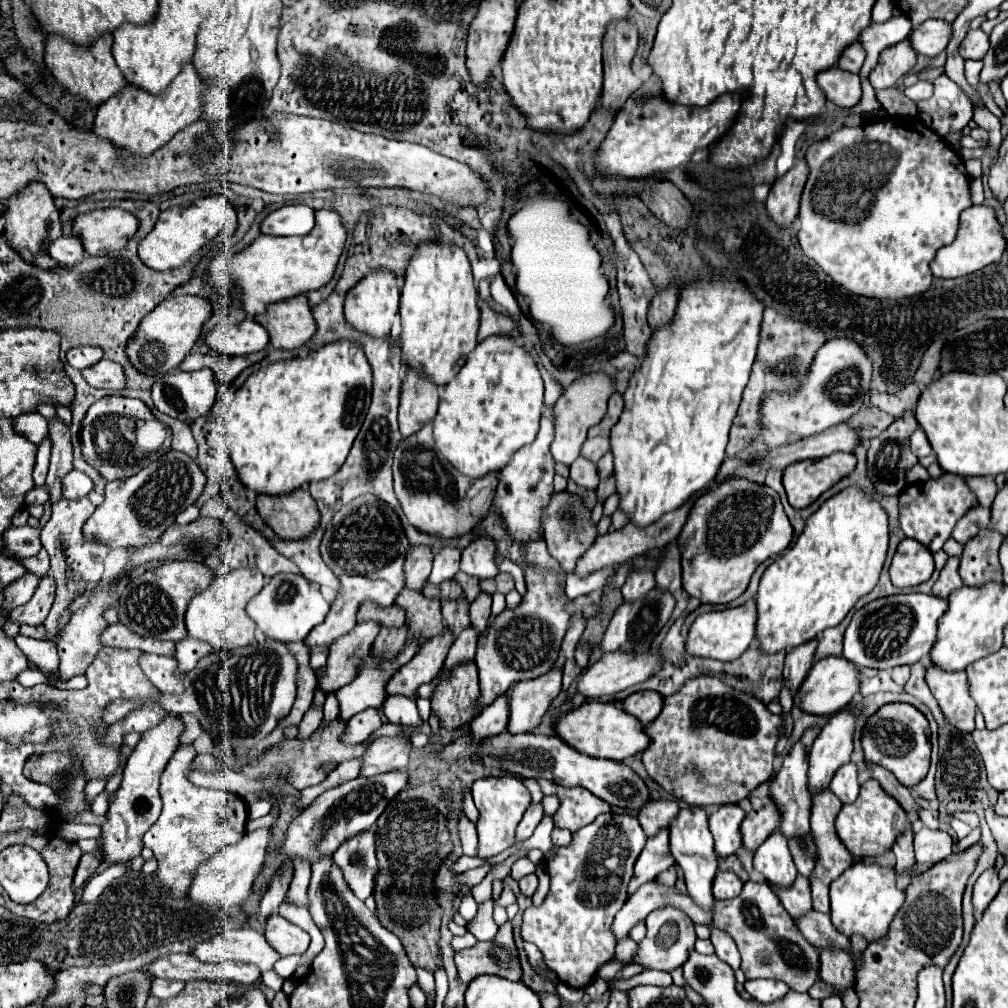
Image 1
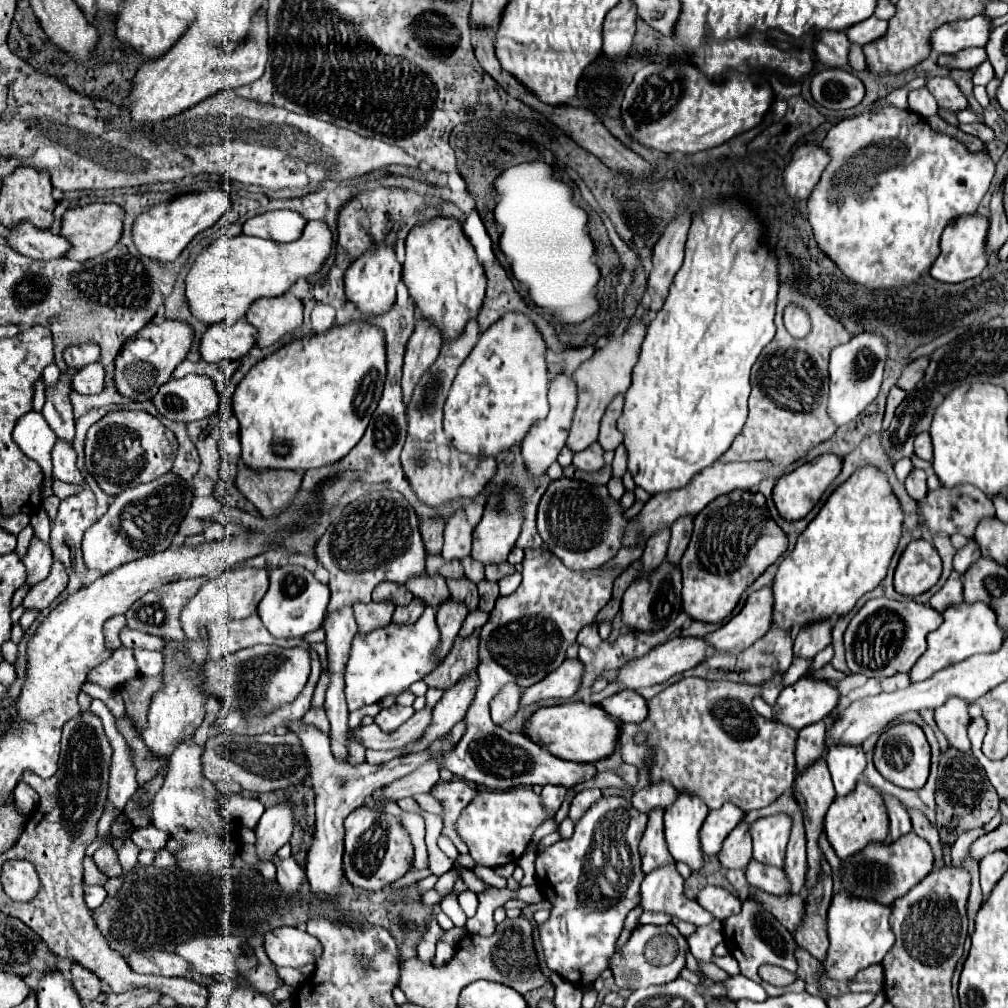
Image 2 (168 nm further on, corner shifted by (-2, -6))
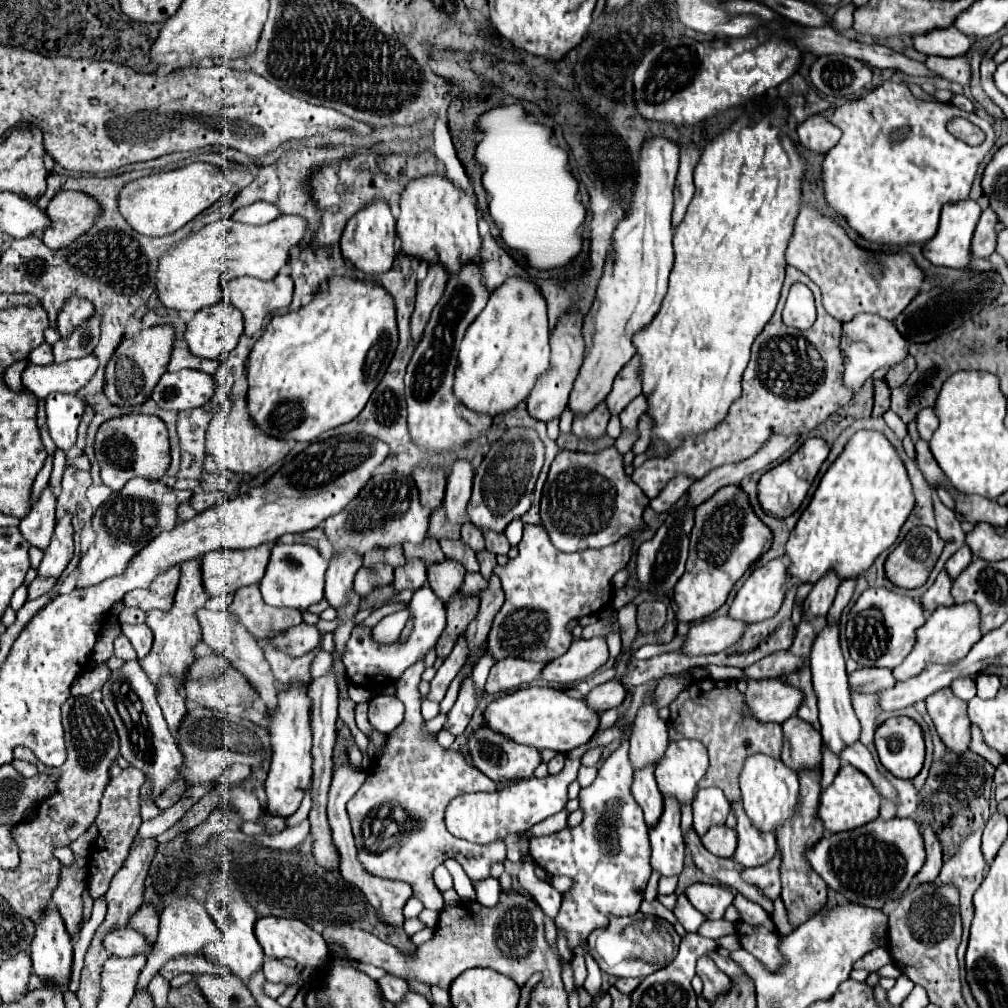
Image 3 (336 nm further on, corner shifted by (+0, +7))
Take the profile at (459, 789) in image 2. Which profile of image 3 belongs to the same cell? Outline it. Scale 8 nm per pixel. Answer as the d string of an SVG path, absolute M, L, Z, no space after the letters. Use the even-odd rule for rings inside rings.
M417 661L417 665L405 669L397 683L393 683L395 697L405 705L405 719L389 733L383 757L371 761L371 773L361 789L349 799L347 813L359 849L359 861L365 869L377 877L409 883L413 895L425 905L425 909L437 911L443 907L443 895L433 883L435 867L450 857L460 863L472 882L485 879L489 877L489 867L493 863L505 861L505 843L495 841L493 845L473 845L455 839L445 829L443 817L453 797L469 791L497 791L497 783L485 777L475 765L469 765L459 751L443 749L435 735L423 729L425 719L421 717L419 693L423 671L425 663Z

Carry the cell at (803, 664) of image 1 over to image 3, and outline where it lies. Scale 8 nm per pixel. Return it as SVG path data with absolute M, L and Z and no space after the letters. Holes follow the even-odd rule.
M825 573L825 577L817 581L817 585L813 585L811 593L805 599L805 615L807 617L827 615L829 607L833 605L839 583L841 579L837 577L837 573Z

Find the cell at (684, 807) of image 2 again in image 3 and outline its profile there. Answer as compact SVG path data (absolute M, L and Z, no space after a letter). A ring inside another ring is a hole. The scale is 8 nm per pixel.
M669 741L661 765L655 767L655 779L663 795L673 795L679 803L689 803L707 767L709 757L701 741Z

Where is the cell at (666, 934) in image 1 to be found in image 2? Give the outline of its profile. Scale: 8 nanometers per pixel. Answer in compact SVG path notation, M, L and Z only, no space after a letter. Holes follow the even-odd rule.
M637 926L631 932L629 942L625 948L617 950L617 954L611 958L611 970L615 976L615 984L619 988L649 988L653 984L667 984L679 976L679 972L685 968L685 956L687 956L687 938L673 926Z

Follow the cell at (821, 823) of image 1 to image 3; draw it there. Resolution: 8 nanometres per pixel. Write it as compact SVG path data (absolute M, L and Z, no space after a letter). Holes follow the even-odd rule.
M797 715L789 717L783 725L785 741L783 741L783 751L781 759L785 765L789 765L795 771L801 769L813 769L821 765L821 733L813 729L813 725L801 721Z

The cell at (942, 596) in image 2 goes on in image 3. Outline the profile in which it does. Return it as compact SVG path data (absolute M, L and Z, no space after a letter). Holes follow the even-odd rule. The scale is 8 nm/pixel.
M945 571L939 573L939 577L935 579L935 583L925 591L925 595L921 597L921 605L925 609L925 613L933 613L937 607L947 607L953 605L953 597L951 597L951 579Z

